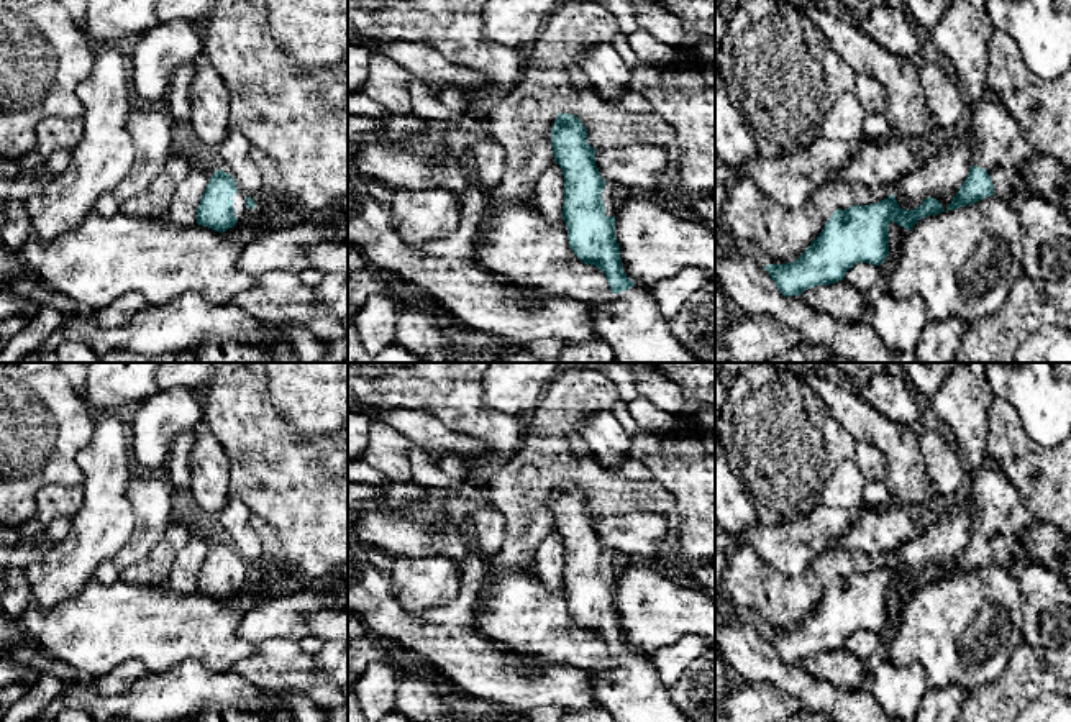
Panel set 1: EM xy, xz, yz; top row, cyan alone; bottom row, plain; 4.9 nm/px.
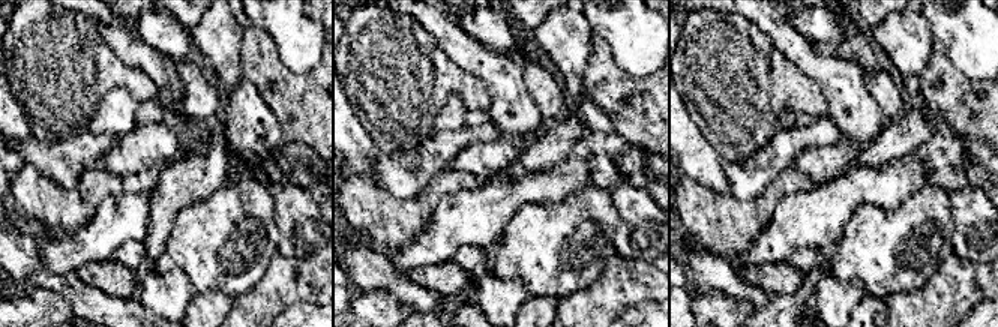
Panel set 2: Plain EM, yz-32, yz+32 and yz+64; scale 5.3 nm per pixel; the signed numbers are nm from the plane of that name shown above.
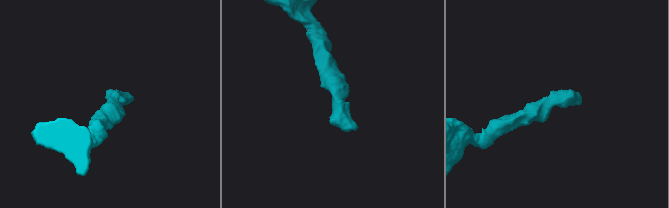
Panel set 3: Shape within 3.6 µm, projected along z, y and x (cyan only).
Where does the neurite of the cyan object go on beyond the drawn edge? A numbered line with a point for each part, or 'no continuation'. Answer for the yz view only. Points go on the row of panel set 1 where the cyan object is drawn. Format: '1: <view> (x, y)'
1: yz (1001, 148)

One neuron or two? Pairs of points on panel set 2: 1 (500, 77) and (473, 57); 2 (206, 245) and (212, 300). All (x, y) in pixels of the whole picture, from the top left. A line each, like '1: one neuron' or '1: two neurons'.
1: one neuron
2: two neurons

